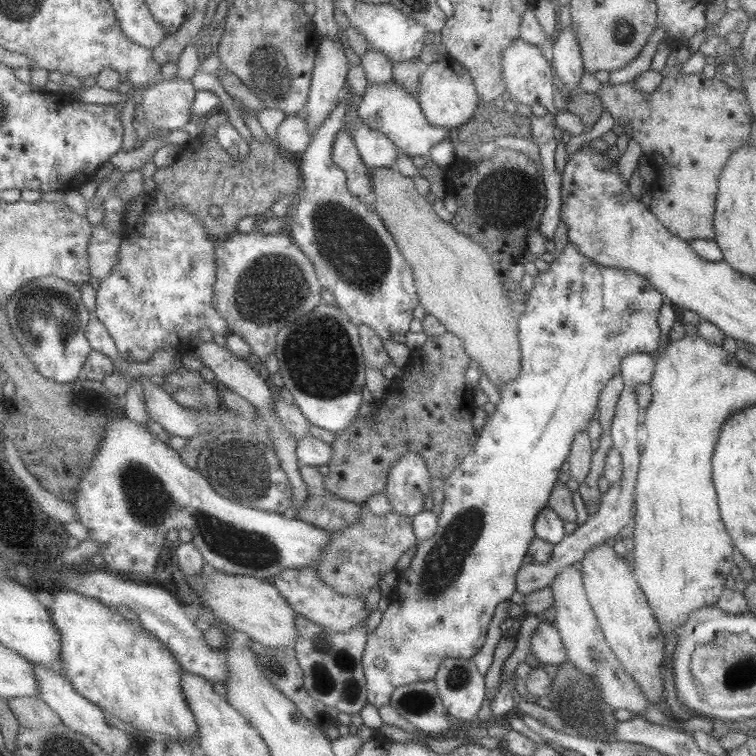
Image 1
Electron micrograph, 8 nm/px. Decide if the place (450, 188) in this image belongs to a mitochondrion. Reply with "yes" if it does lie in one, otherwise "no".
no

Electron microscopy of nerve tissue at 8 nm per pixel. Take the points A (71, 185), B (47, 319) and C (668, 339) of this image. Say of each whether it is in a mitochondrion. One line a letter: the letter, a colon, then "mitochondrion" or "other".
A: other
B: mitochondrion
C: other

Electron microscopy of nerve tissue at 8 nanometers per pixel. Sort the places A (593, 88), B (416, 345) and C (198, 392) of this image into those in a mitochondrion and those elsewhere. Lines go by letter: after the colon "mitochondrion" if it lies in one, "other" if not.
A: other
B: other
C: mitochondrion

